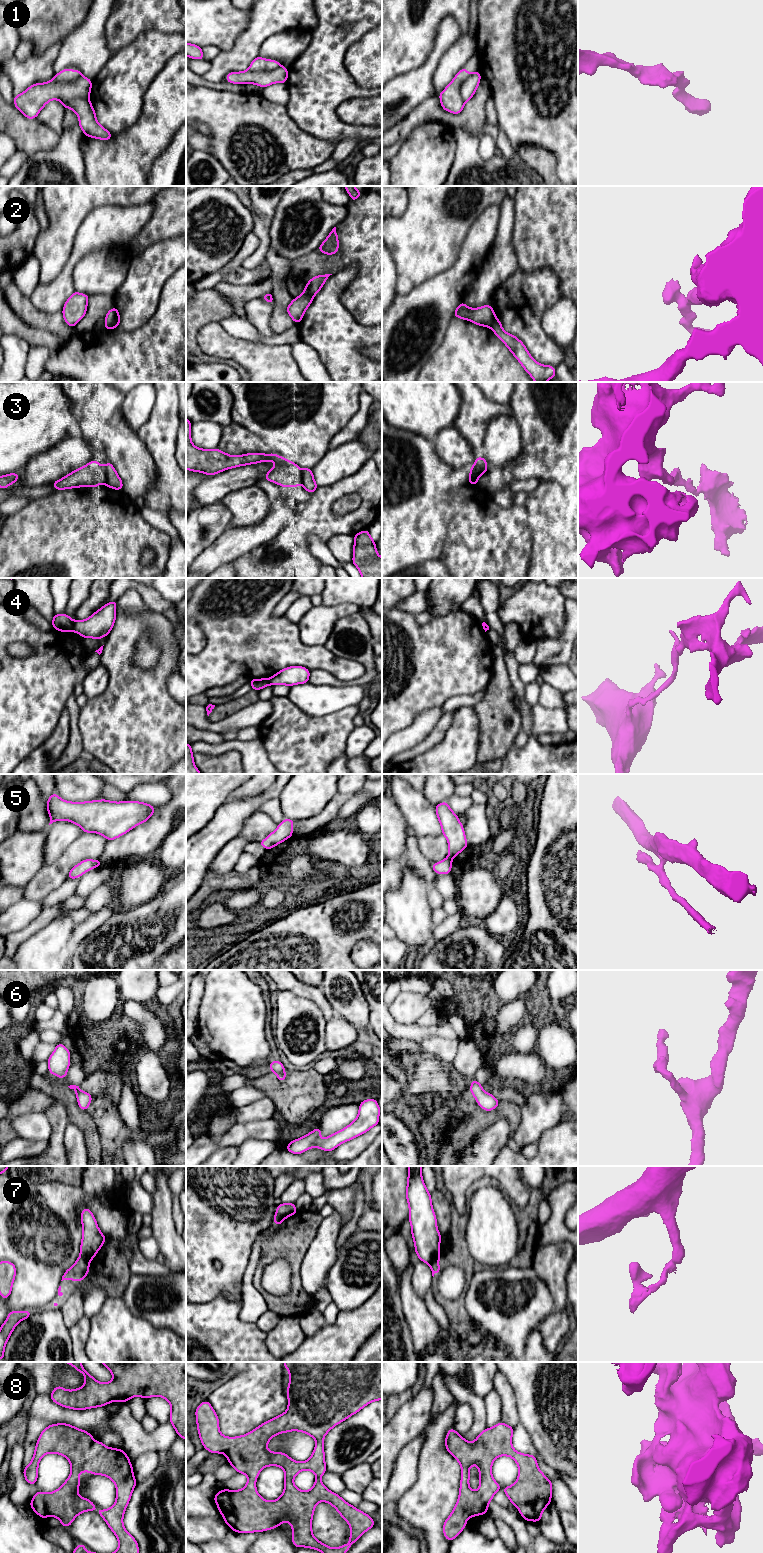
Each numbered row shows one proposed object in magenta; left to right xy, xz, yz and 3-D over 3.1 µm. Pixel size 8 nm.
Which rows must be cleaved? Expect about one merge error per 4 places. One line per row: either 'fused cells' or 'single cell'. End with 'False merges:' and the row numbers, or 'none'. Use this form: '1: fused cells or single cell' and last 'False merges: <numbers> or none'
1: fused cells
2: fused cells
3: fused cells
4: fused cells
5: fused cells
6: single cell
7: fused cells
8: single cell
False merges: 1, 2, 3, 4, 5, 7

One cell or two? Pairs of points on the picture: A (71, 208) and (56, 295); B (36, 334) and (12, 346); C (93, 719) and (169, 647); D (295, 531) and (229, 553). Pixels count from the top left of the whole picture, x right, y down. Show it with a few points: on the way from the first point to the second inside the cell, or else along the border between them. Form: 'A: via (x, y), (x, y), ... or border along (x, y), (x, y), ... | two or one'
A: border along (71, 251), (65, 266), (52, 280), (39, 282) | two
B: border along (10, 333), (24, 338), (31, 345) | two
C: via (116, 715), (161, 670) | one
D: border along (288, 525), (276, 536), (252, 549) | two

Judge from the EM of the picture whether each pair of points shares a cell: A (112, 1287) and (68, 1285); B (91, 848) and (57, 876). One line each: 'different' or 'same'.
A: same
B: same

